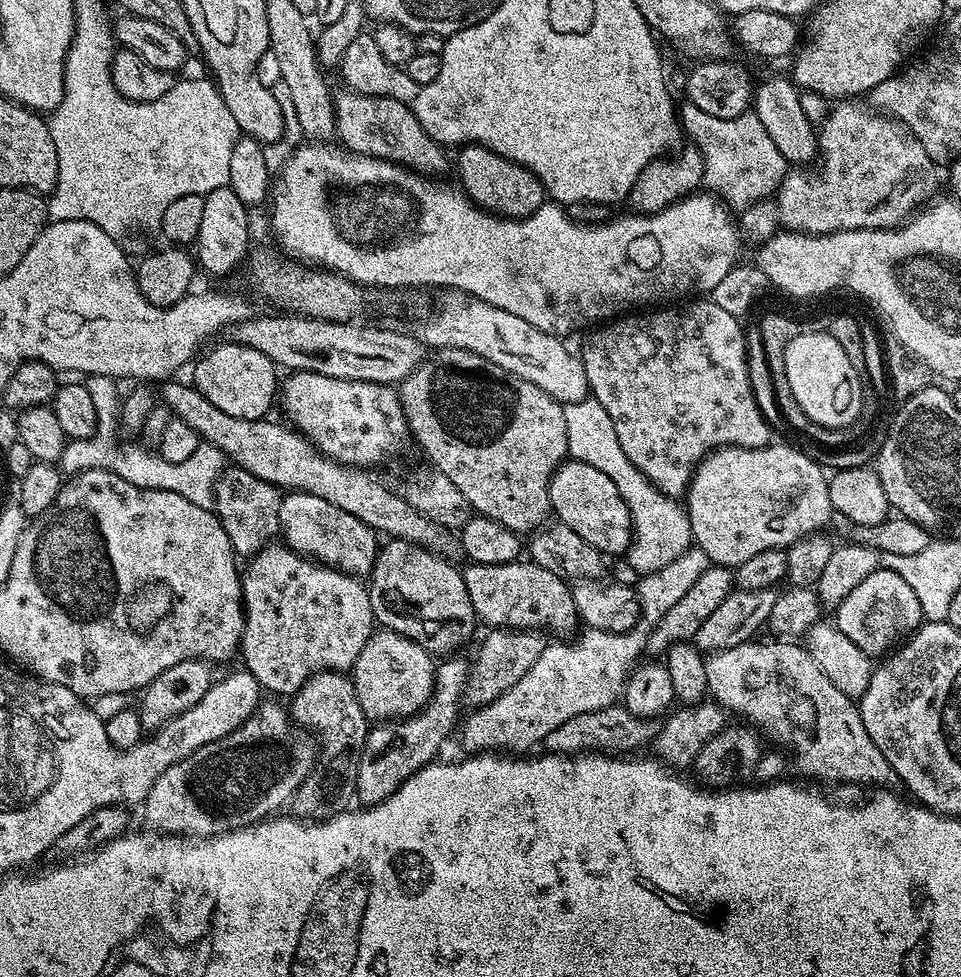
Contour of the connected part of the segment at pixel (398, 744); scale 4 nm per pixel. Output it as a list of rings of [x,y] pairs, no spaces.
[[[460,654],[444,658],[436,664],[436,685],[428,704],[413,716],[405,716],[402,720],[390,720],[369,727],[368,737],[360,747],[360,761],[356,775],[355,799],[361,805],[371,806],[390,798],[406,778],[410,778],[419,768],[433,763],[440,752],[440,747],[454,733],[461,719],[462,697],[468,681],[469,661],[464,661]]]

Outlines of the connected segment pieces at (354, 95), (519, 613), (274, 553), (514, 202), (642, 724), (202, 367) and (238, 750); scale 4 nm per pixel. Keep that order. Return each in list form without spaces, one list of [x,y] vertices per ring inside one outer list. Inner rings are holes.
[[[344,90],[341,96],[335,97],[336,105],[336,131],[340,136],[343,147],[349,152],[357,152],[363,156],[373,156],[374,158],[382,158],[389,160],[395,164],[402,164],[406,168],[419,170],[424,174],[431,174],[433,177],[443,177],[443,172],[450,168],[450,156],[448,156],[443,147],[430,138],[430,134],[426,134],[426,130],[422,130],[422,122],[419,115],[413,112],[408,105],[398,102],[389,96],[367,96],[351,90]]]
[[[531,560],[500,565],[469,563],[467,567],[463,569],[464,582],[476,611],[476,619],[481,625],[488,624],[489,629],[522,628],[557,632],[556,636],[560,638],[571,637],[577,631],[576,603],[572,589],[563,577]]]
[[[280,542],[261,548],[247,564],[248,569],[243,569],[240,578],[244,595],[244,633],[240,636],[238,656],[244,659],[243,667],[259,682],[265,693],[291,698],[314,674],[347,673],[356,665],[358,654],[362,654],[362,646],[366,646],[372,637],[376,624],[370,594],[363,579],[317,564]]]
[[[466,144],[459,149],[460,157],[455,157],[454,168],[460,171],[459,187],[472,199],[477,208],[485,212],[499,214],[505,218],[520,220],[523,216],[534,214],[546,202],[542,182],[528,168],[510,162],[494,150],[483,148],[481,144]]]
[[[613,706],[576,714],[550,731],[543,740],[543,747],[552,754],[579,754],[589,750],[603,750],[608,754],[632,754],[635,748],[649,745],[664,729],[660,716],[635,716],[623,706]]]
[[[223,343],[217,348],[209,347],[195,361],[196,369],[192,372],[193,378],[191,377],[194,387],[203,394],[206,402],[214,402],[214,406],[218,406],[218,410],[222,410],[225,414],[247,420],[265,419],[271,413],[268,411],[271,410],[272,404],[274,408],[274,401],[278,396],[277,365],[259,350],[250,350],[250,346]]]
[[[265,699],[256,711],[242,722],[238,730],[226,734],[226,738],[218,738],[218,742],[210,742],[194,754],[182,758],[182,762],[174,762],[158,782],[150,790],[143,802],[144,820],[149,829],[161,834],[175,834],[185,838],[203,838],[221,836],[233,828],[245,828],[248,824],[256,824],[259,820],[279,813],[280,808],[289,803],[318,763],[318,744],[313,733],[301,730],[294,723],[289,709],[284,708],[275,699]]]

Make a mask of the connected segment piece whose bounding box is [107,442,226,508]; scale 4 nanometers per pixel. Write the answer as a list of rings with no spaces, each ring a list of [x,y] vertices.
[[[124,442],[121,448],[112,448],[108,452],[107,463],[111,471],[117,472],[130,486],[146,490],[166,490],[170,494],[182,494],[194,506],[212,508],[216,503],[216,483],[226,467],[226,457],[212,444],[201,443],[190,458],[182,462],[166,462],[155,451],[149,450],[139,442]]]

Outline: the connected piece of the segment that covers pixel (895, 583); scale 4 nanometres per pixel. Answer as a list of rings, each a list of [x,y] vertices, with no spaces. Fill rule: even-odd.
[[[885,567],[877,568],[867,576],[834,609],[834,623],[858,650],[867,656],[880,658],[895,649],[905,638],[912,635],[925,619],[921,603],[914,590],[898,574]]]

